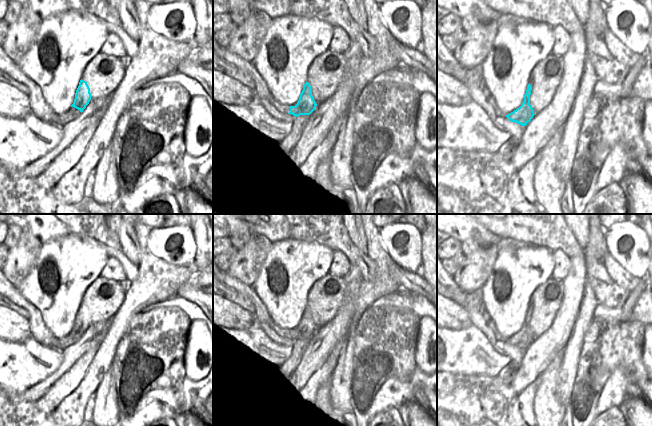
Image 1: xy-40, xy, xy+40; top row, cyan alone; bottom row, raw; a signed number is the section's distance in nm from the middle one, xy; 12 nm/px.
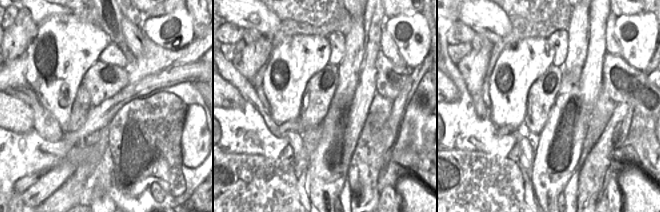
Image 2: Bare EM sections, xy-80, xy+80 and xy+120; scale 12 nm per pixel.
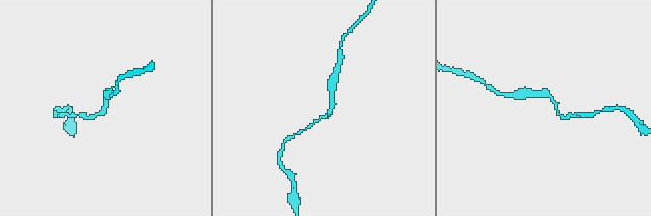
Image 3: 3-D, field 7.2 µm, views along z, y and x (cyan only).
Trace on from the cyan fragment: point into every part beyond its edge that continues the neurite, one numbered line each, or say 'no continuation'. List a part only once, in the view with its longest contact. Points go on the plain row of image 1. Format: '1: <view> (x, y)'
no continuation

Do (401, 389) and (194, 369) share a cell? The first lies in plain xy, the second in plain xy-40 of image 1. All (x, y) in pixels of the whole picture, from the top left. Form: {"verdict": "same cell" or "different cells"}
{"verdict": "different cells"}

